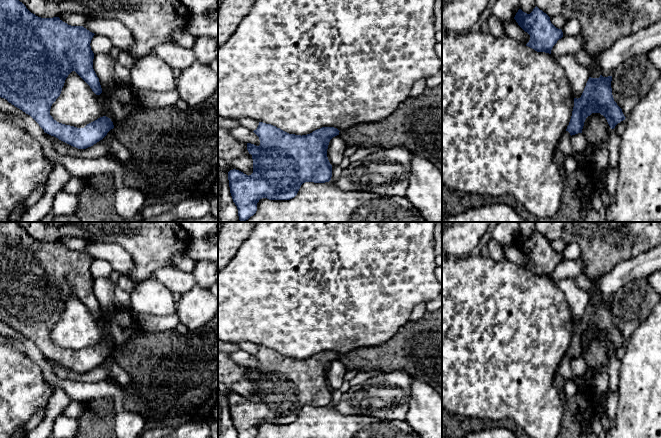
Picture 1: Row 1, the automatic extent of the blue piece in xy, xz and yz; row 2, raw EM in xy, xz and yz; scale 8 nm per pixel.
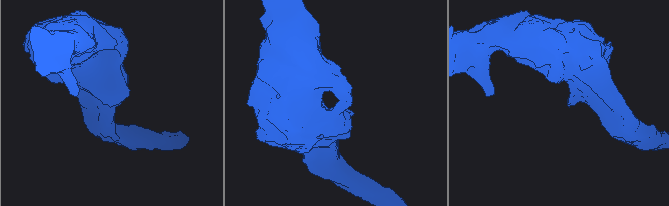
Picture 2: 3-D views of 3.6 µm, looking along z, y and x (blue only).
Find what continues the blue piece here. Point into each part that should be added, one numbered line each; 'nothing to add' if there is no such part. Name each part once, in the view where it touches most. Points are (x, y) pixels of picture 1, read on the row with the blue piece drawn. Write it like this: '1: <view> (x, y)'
nothing to add

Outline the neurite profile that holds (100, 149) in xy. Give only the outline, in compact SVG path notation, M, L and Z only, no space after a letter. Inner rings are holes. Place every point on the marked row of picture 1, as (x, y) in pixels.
M49 135L55 151L61 156L71 156L71 157L80 157L80 158L92 158L97 159L104 156L109 156L109 147L102 140L97 142L91 147L86 149L78 149L73 147L58 138Z

